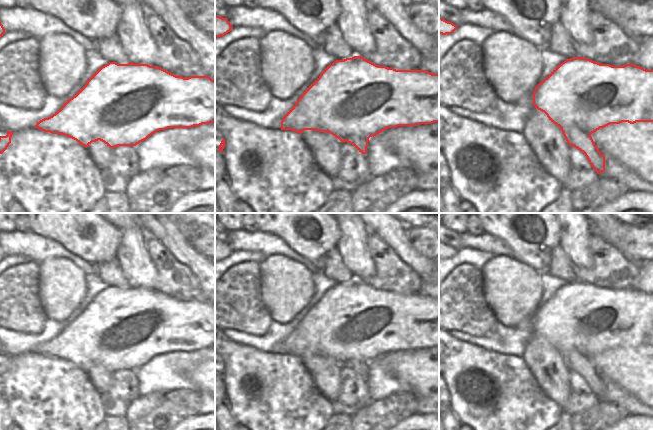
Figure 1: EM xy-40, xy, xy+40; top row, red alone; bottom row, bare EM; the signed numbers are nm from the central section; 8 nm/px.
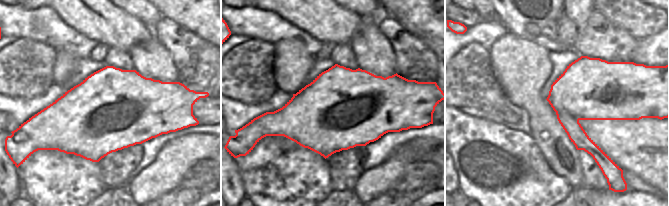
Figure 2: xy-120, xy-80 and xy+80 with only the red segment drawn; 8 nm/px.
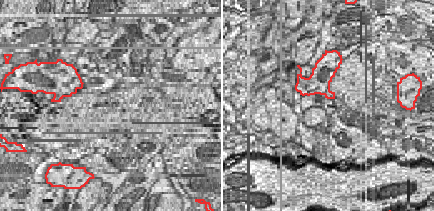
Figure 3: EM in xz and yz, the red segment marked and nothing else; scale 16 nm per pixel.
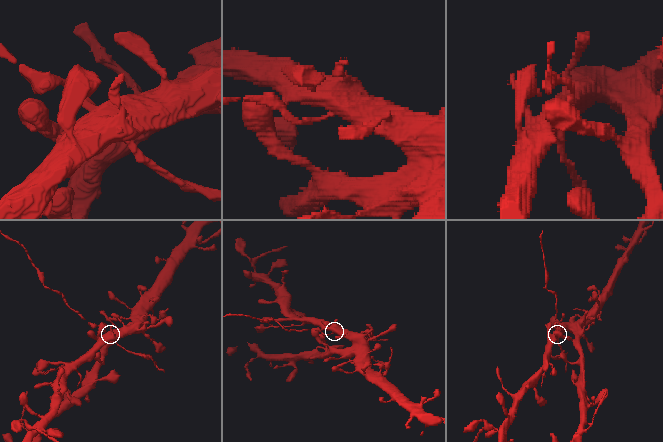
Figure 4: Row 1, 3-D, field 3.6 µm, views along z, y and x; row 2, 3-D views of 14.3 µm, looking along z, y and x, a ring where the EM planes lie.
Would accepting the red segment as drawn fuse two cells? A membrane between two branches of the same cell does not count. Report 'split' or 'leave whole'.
split

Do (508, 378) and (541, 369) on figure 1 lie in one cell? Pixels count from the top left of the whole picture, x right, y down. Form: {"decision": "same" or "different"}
{"decision": "different"}

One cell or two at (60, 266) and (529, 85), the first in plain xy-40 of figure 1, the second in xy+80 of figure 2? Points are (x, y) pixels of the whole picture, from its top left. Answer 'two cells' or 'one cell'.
one cell

